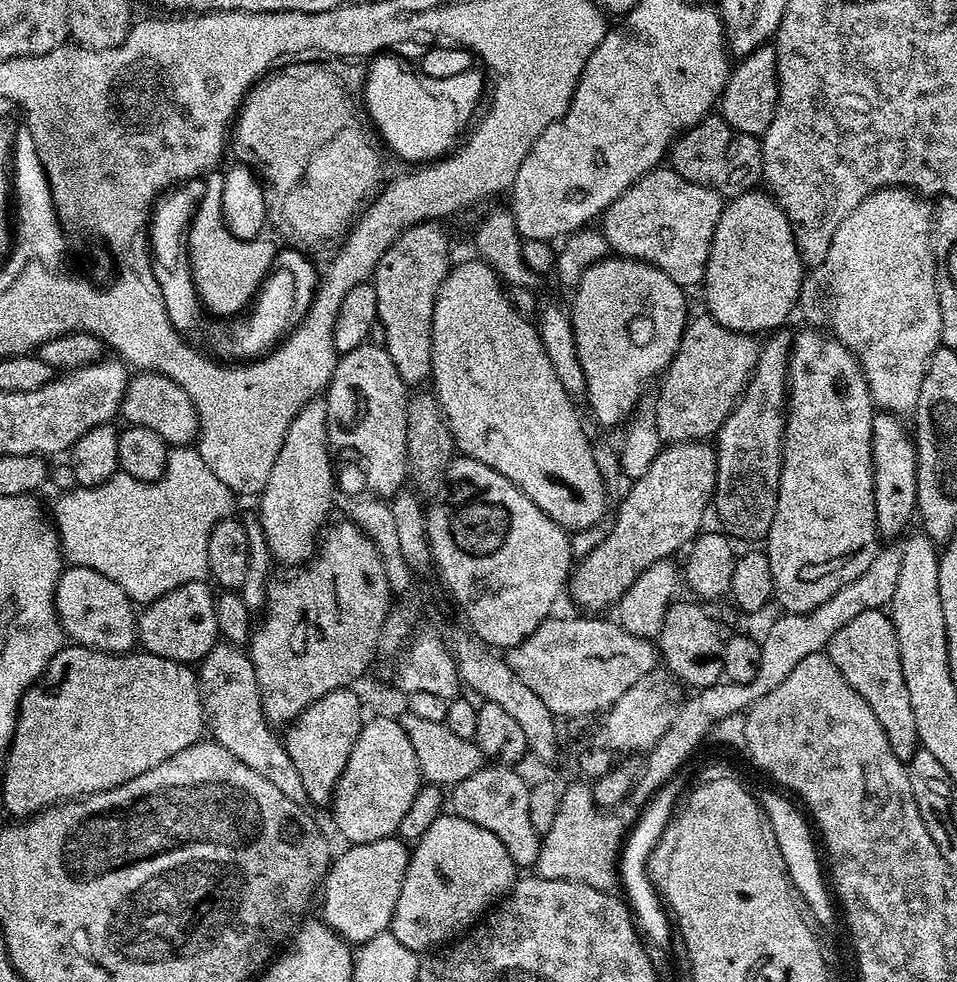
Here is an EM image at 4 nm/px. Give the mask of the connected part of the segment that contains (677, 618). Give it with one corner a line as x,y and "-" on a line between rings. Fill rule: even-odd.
673,601
668,608
665,621
658,637
658,656
663,667
668,670
684,686
692,690
710,688
721,683
724,676
724,640
720,636
720,628
712,621
710,613
699,603

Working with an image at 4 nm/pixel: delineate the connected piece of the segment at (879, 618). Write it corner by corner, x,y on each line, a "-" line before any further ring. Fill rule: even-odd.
876,609
863,611
858,618
850,620
842,630
830,638
826,655
838,666
842,678
866,698
866,706
874,710
874,718
882,722
890,750
899,760
911,760
916,749
921,747
914,709
910,706
910,695
902,674
902,658
899,657
898,638
892,617
887,611

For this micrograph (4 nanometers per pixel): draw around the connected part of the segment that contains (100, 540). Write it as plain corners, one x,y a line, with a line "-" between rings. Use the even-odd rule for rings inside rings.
173,447
160,480
142,482
119,471
102,486
73,489
53,502
52,512
50,508
69,565
98,570
110,582
118,582
140,606
154,603
186,582
209,579
210,534
218,522
233,515
234,493
202,462
195,447

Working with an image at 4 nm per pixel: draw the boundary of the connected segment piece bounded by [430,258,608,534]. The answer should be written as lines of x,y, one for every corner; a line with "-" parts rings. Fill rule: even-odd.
473,258
465,264
460,264
449,271
448,277
442,282
438,290
438,298
434,302
434,322
432,323
432,375
430,377
430,388
434,393
437,402
440,404
441,414
448,424
449,430
455,440
455,447
461,453
510,478
514,486
518,486
538,506
547,514
551,520
561,524
569,533
575,534
587,529
597,527
604,516
604,511
608,508
608,492
604,489
604,476
600,473
600,464
596,461
596,456
592,453
592,444
588,441
588,436
584,433
584,424
580,421
580,416
576,413
577,401
566,394
562,382
558,382
558,374
554,374
554,366
542,346
542,338
537,325
529,317
525,316
516,307
513,297
504,293
505,285
500,276
491,265
480,258

